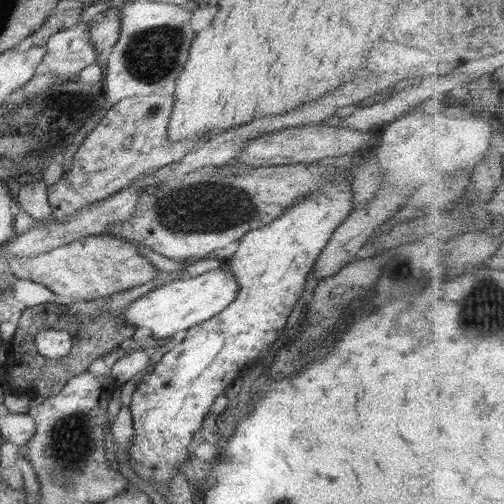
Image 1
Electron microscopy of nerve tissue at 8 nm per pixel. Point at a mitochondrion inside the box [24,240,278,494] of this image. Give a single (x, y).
(68, 448)

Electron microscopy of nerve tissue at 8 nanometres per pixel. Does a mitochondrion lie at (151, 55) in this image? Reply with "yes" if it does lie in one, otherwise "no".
yes

